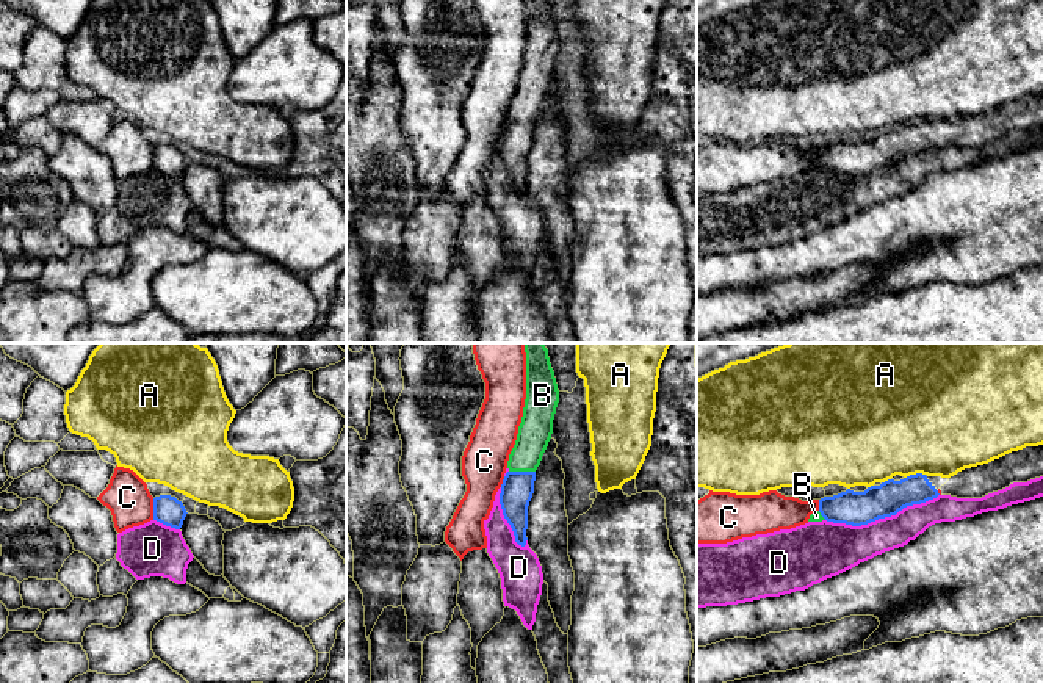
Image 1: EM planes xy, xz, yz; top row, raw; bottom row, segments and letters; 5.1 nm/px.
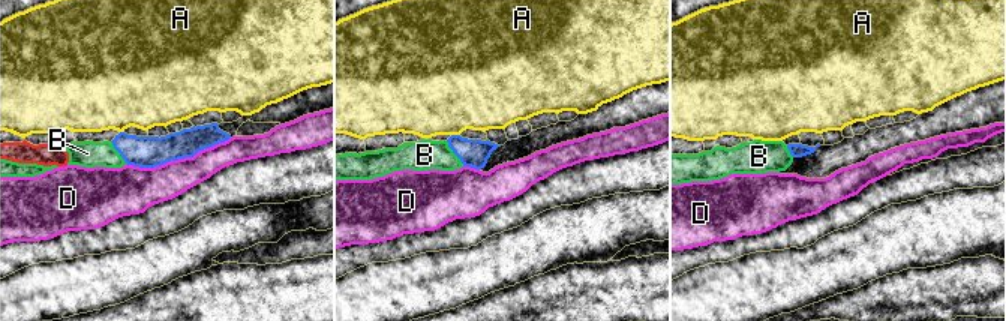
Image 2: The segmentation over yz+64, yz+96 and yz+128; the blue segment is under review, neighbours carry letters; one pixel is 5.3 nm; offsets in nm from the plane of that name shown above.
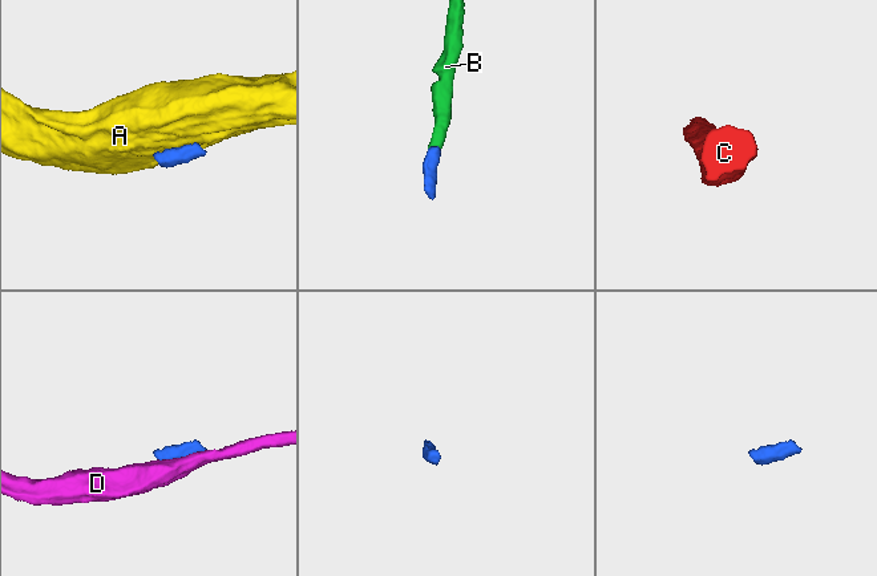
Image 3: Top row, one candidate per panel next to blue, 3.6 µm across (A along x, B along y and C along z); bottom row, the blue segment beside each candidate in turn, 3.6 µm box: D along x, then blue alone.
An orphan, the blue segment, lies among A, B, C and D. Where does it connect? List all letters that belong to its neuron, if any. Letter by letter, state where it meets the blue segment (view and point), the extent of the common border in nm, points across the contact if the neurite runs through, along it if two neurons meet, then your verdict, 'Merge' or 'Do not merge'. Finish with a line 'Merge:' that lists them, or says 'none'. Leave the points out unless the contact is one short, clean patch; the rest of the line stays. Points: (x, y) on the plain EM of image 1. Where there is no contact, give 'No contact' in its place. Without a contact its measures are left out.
A: Touches blue at yz (913, 124). Shared border 110 nm. Do not merge
B: Touches blue at xz (522, 121). Shared border 140 nm. Path across: xz (517, 137), (522, 121), (522, 113), (536, 77). Merge
C: Touches blue at xy (154, 159). Shared border 110 nm. Do not merge
D: Touches blue at yz (882, 166). Shared border 600 nm. Do not merge
Merge: B

